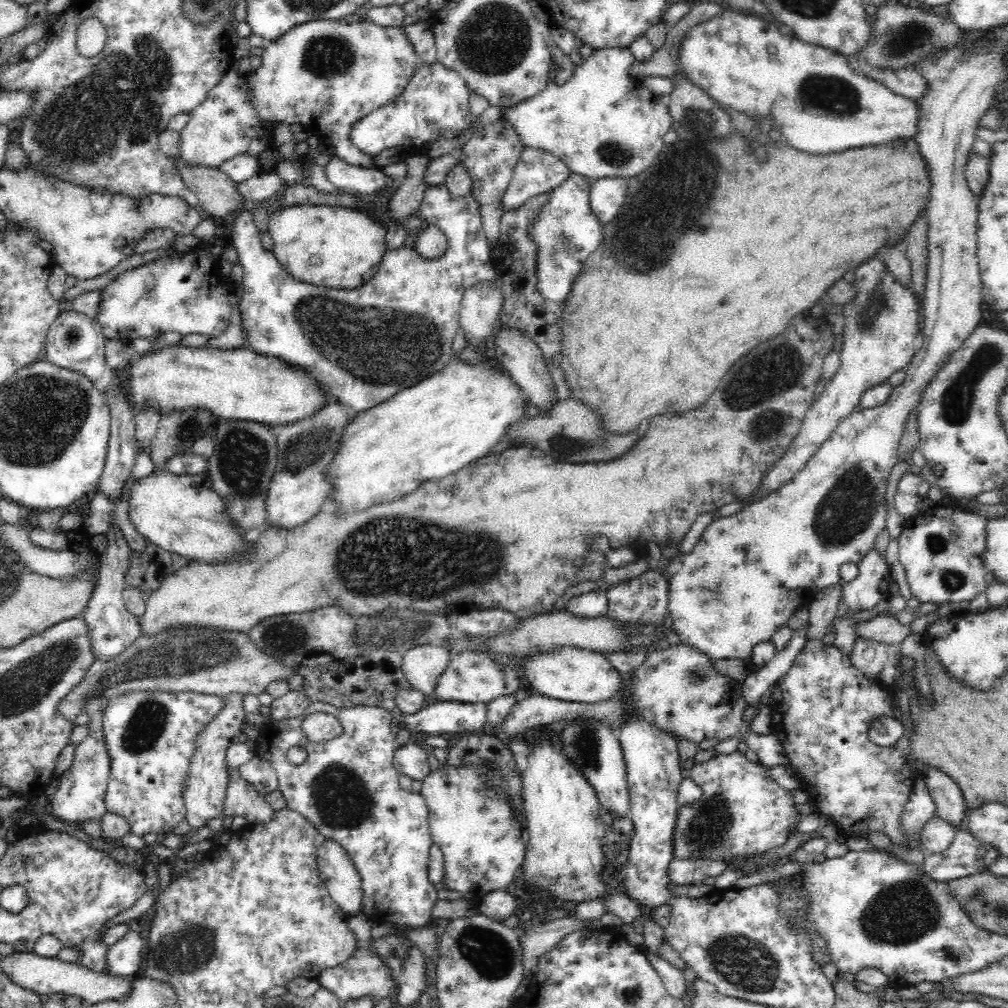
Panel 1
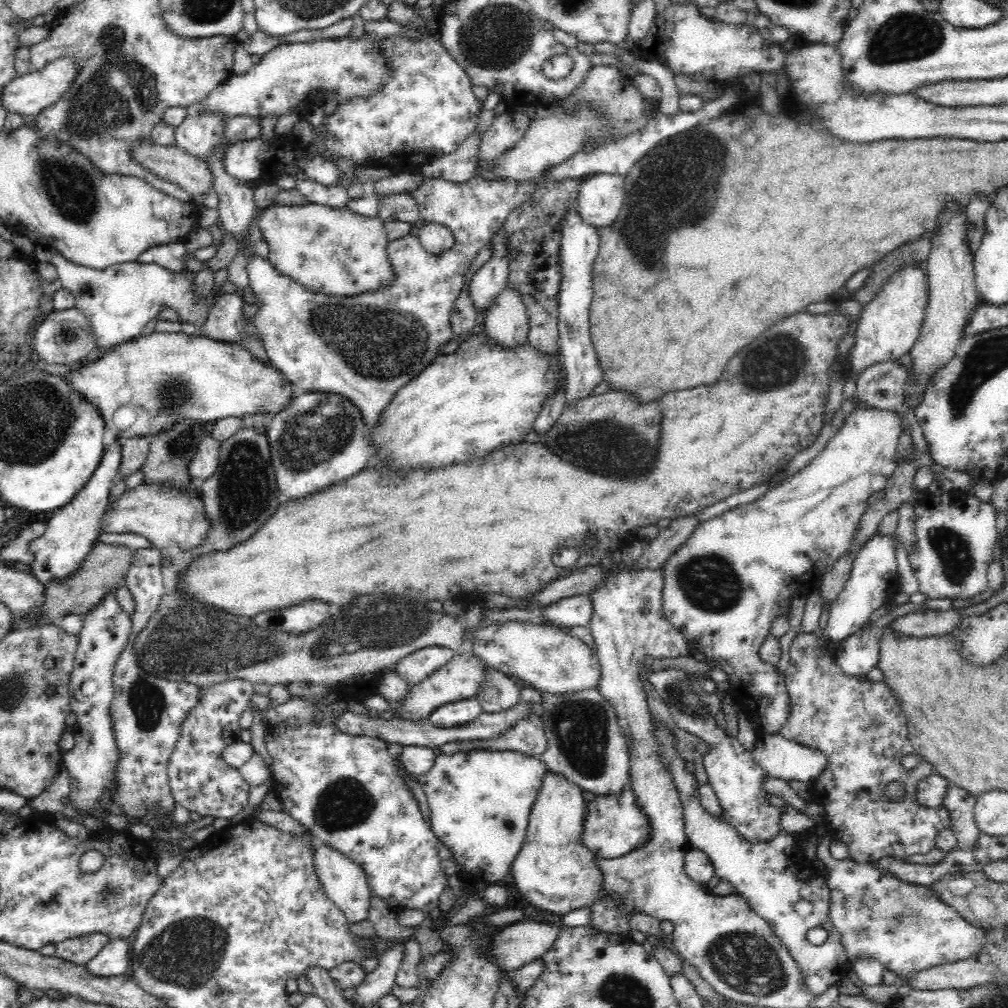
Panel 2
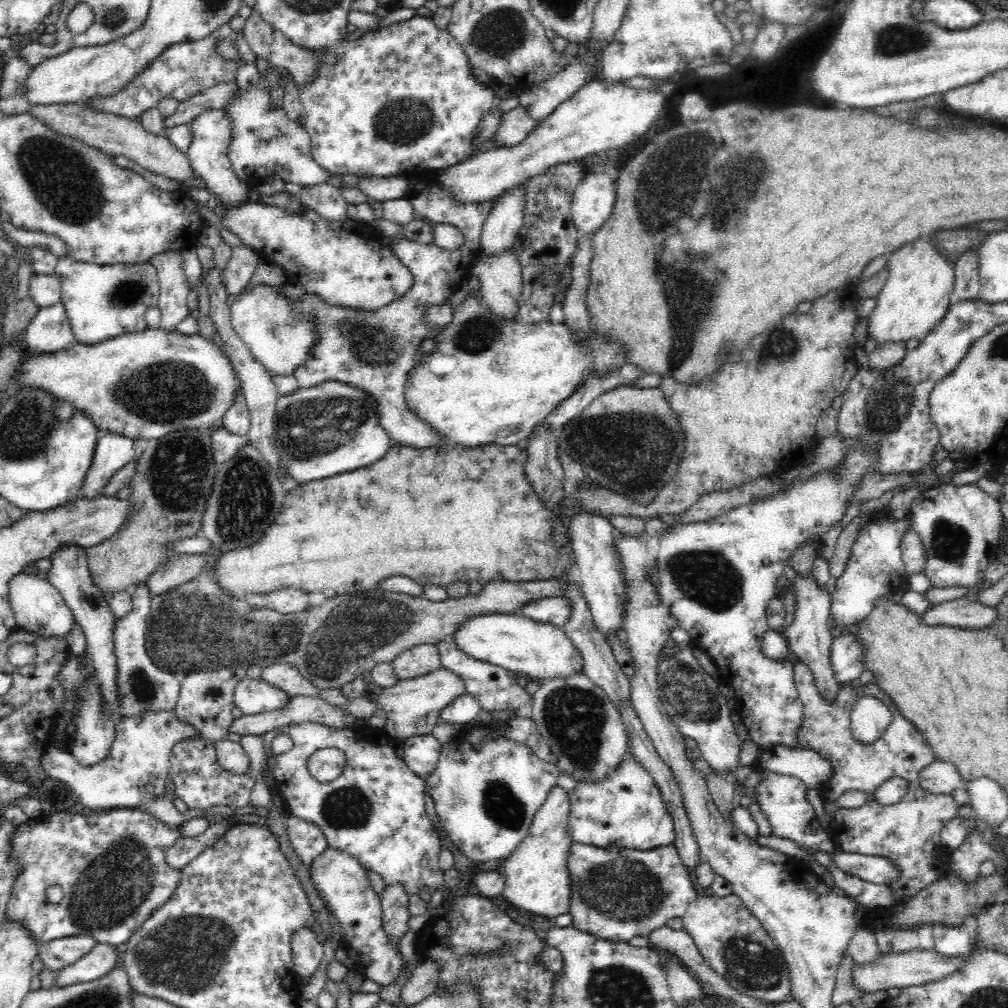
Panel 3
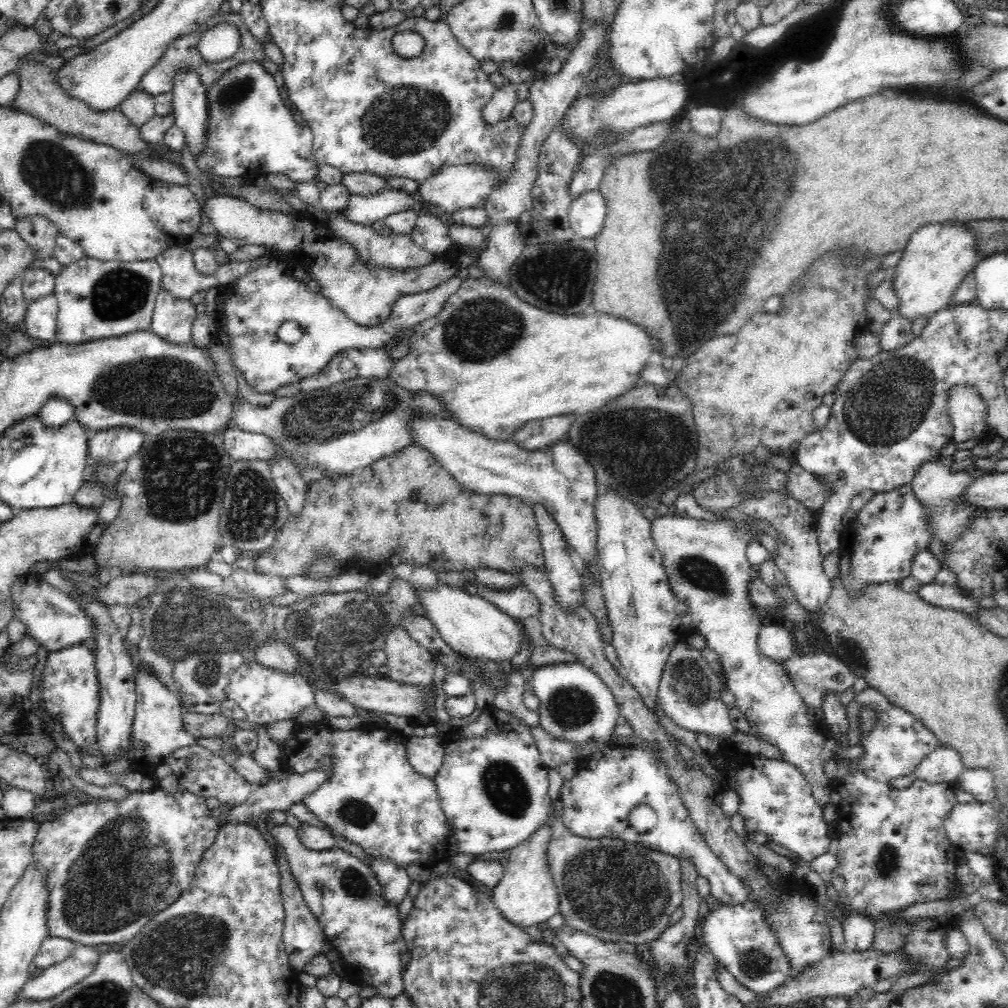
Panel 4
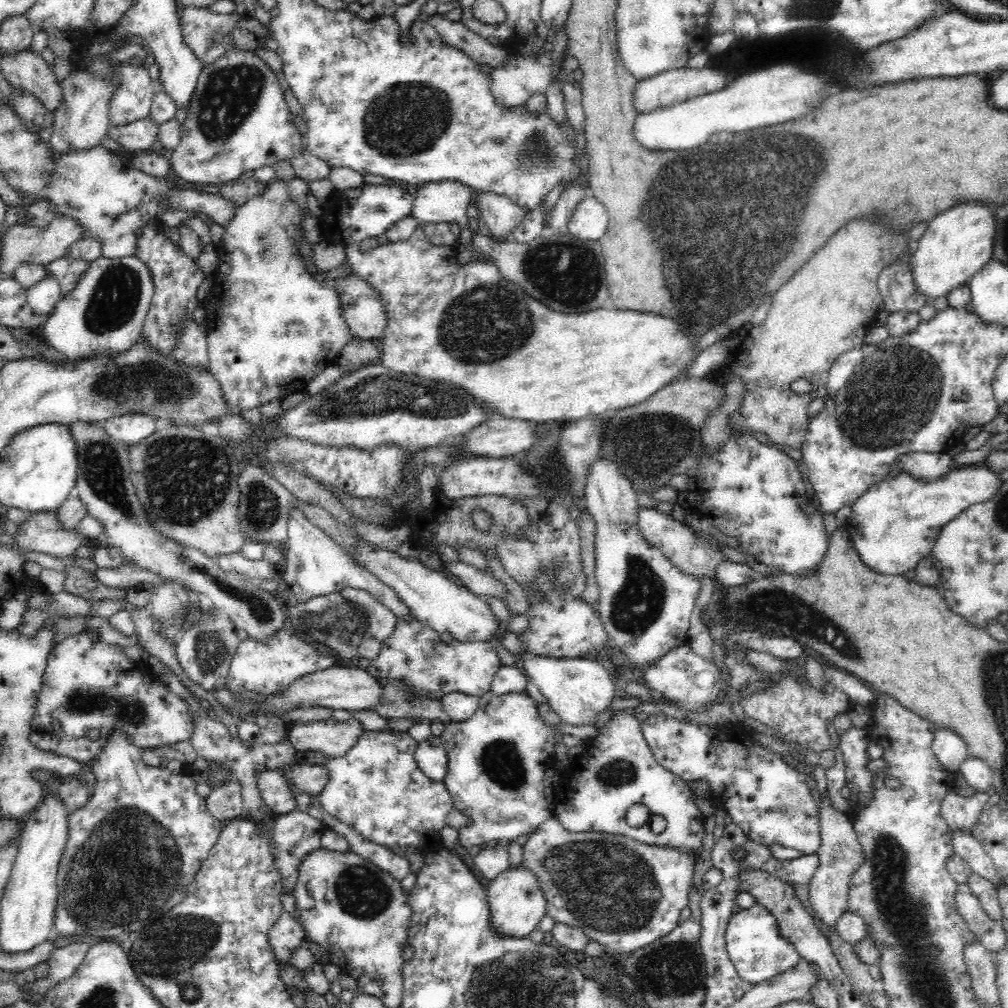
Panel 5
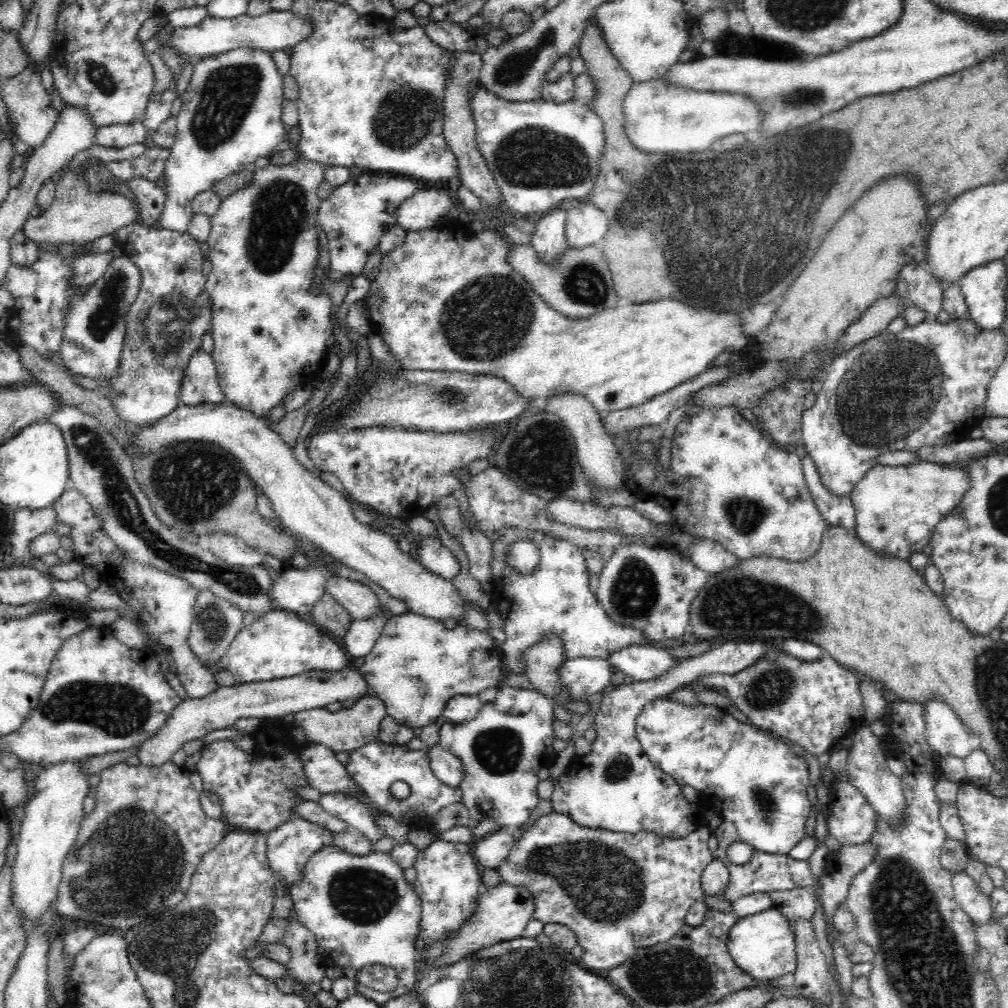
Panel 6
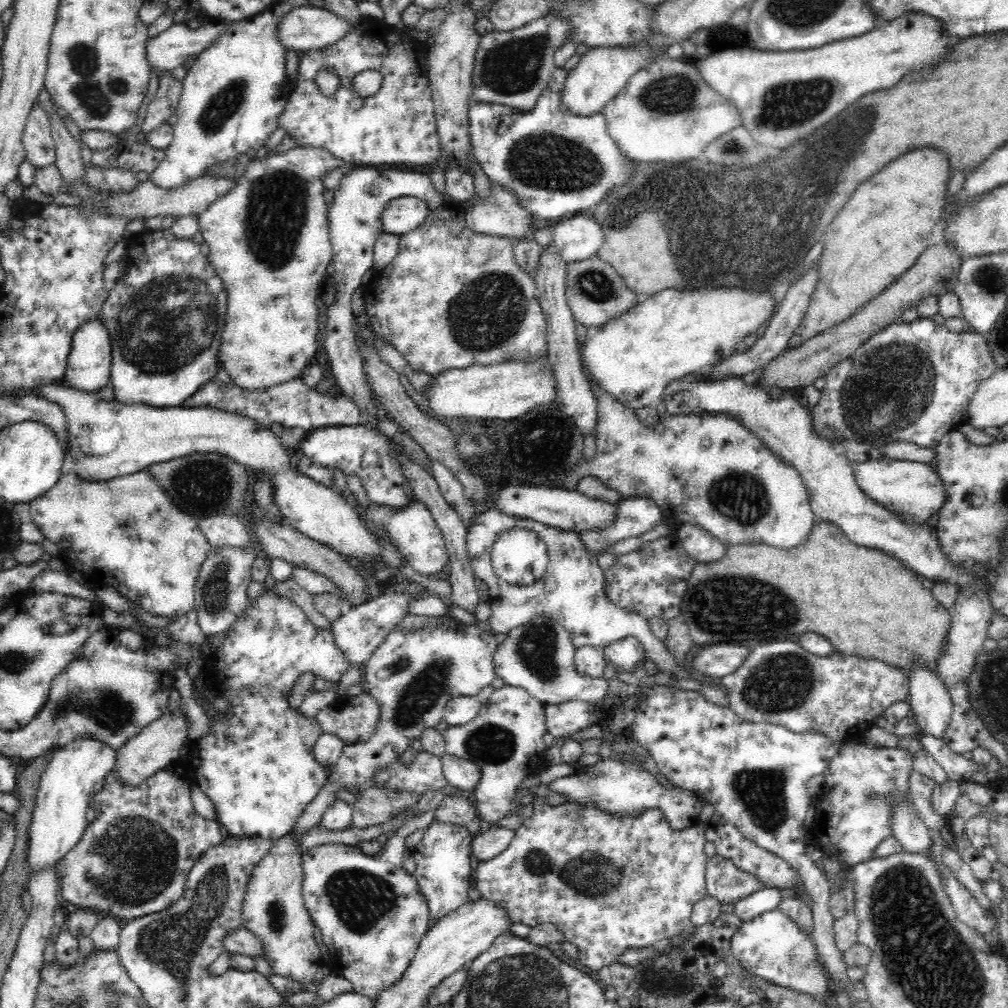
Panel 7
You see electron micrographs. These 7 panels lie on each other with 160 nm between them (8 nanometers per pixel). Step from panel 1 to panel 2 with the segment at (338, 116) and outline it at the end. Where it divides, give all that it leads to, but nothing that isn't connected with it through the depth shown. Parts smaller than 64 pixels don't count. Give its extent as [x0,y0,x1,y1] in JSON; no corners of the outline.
[195,32,389,123]

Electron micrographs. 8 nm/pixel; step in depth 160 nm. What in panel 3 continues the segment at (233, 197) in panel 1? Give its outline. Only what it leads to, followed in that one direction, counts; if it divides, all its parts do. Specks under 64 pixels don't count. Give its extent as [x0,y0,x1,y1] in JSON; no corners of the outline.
[28,104,197,188]

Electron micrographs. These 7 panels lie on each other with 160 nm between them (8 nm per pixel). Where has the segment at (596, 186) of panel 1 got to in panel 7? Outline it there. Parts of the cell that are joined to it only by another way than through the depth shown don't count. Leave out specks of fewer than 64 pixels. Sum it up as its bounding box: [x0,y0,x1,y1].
[551,211,603,263]

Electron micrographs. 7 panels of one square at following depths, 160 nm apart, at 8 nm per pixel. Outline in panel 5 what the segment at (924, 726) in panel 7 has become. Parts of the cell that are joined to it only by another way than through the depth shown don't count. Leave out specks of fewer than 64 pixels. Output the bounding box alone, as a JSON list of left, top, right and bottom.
[932,730,969,775]

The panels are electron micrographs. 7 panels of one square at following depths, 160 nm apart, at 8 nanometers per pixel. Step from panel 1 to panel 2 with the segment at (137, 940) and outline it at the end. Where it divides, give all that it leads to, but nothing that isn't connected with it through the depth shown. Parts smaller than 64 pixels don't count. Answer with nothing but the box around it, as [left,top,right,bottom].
[85,938,131,976]

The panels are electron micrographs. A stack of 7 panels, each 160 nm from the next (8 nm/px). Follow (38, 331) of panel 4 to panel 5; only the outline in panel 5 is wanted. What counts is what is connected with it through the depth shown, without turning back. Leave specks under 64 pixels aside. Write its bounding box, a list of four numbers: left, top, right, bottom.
[27,273,61,319]

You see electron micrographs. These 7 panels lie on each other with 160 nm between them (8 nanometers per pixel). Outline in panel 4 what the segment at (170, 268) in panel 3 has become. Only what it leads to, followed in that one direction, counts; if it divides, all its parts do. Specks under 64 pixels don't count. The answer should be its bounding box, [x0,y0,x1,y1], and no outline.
[150,286,197,344]

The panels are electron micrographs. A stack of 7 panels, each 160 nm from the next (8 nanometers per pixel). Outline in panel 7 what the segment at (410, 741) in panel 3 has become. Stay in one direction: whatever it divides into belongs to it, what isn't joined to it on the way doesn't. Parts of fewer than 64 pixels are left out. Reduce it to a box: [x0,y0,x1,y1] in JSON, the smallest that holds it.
[440,752,480,792]

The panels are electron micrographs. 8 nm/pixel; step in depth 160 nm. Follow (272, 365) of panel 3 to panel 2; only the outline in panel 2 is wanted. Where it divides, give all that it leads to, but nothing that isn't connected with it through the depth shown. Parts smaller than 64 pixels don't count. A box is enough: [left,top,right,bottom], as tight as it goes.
[200,293,256,343]

